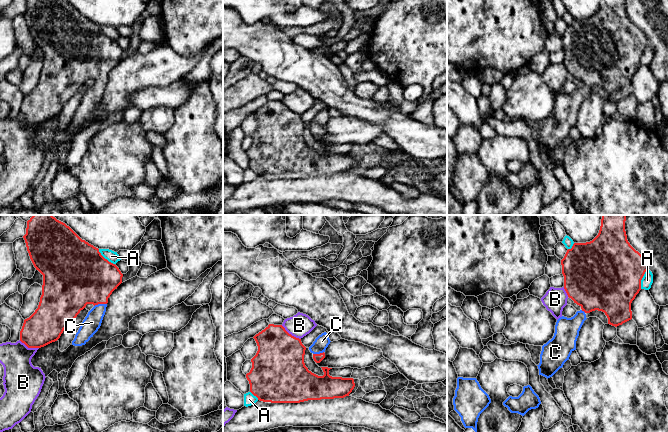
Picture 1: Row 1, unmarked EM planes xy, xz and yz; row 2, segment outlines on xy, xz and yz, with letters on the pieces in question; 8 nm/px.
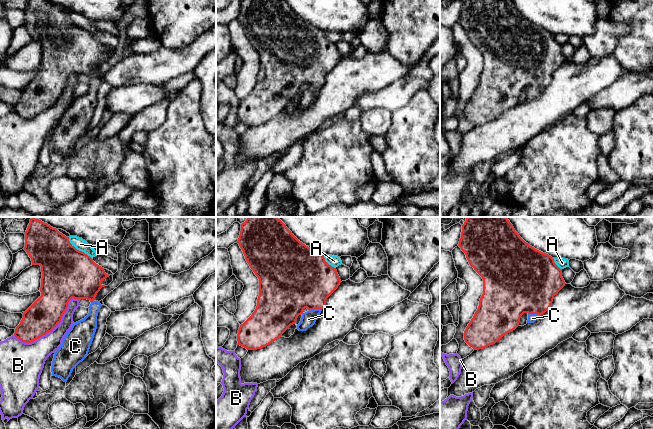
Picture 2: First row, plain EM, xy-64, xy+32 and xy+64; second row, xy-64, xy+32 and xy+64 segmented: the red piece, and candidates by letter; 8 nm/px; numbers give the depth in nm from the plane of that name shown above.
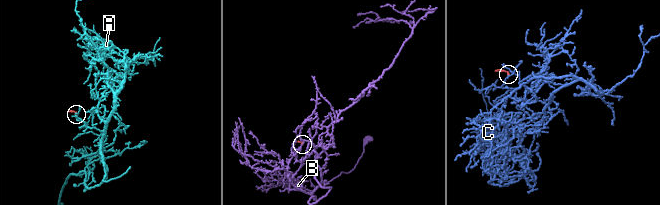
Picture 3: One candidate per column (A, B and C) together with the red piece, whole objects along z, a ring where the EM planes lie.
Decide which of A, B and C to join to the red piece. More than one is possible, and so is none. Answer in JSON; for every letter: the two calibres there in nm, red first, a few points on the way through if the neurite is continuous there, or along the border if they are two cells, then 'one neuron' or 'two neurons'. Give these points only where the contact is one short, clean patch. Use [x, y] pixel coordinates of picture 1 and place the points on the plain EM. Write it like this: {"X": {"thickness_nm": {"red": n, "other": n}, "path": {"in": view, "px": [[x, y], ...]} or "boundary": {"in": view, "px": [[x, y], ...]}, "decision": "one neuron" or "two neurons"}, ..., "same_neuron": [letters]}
{"A": {"thickness_nm": {"red": 500, "other": 90}, "decision": "two neurons"}, "B": {"thickness_nm": {"red": 400, "other": 180}, "decision": "two neurons"}, "C": {"thickness_nm": {"red": 440, "other": 140}, "path": {"in": "xy", "px": [[83, 53], [96, 66], [100, 79], [99, 86], [92, 98]]}, "decision": "one neuron"}, "same_neuron": ["C"]}

